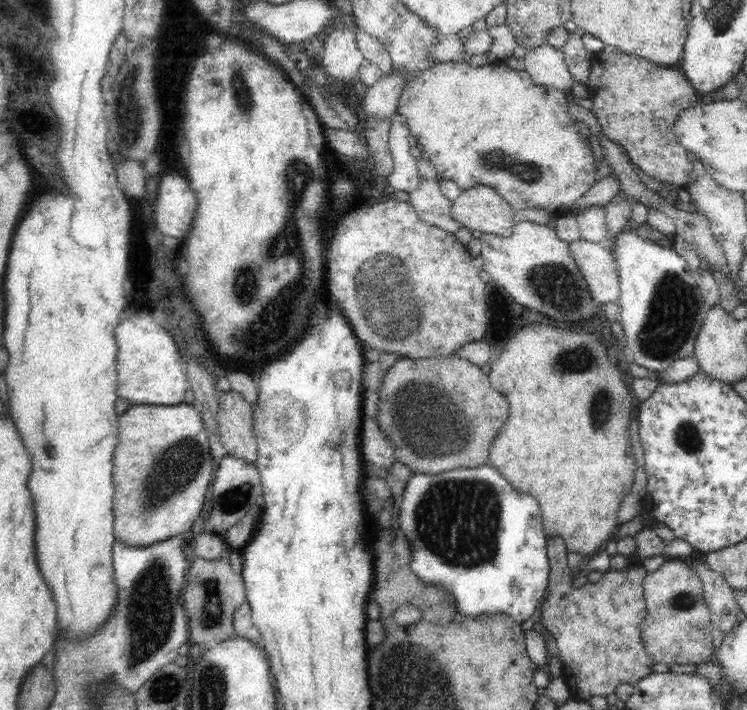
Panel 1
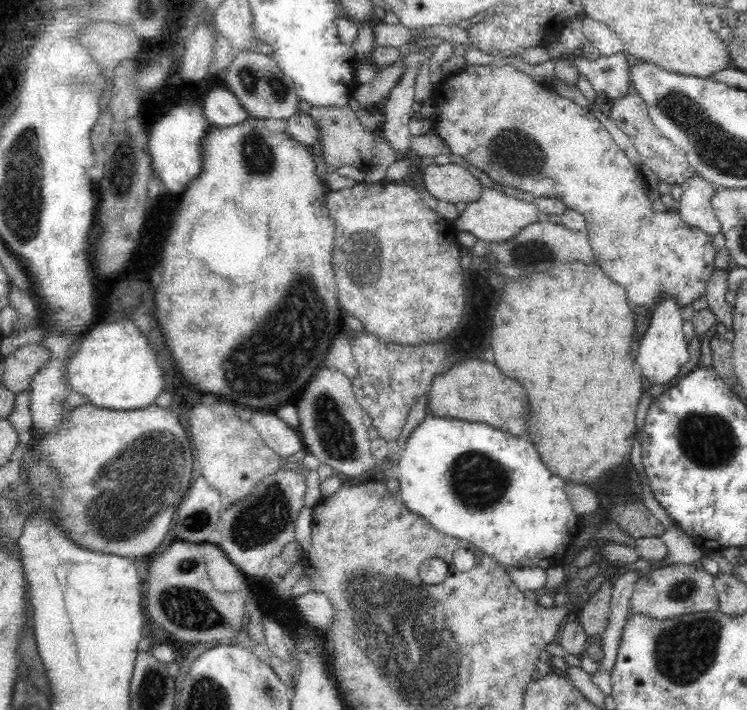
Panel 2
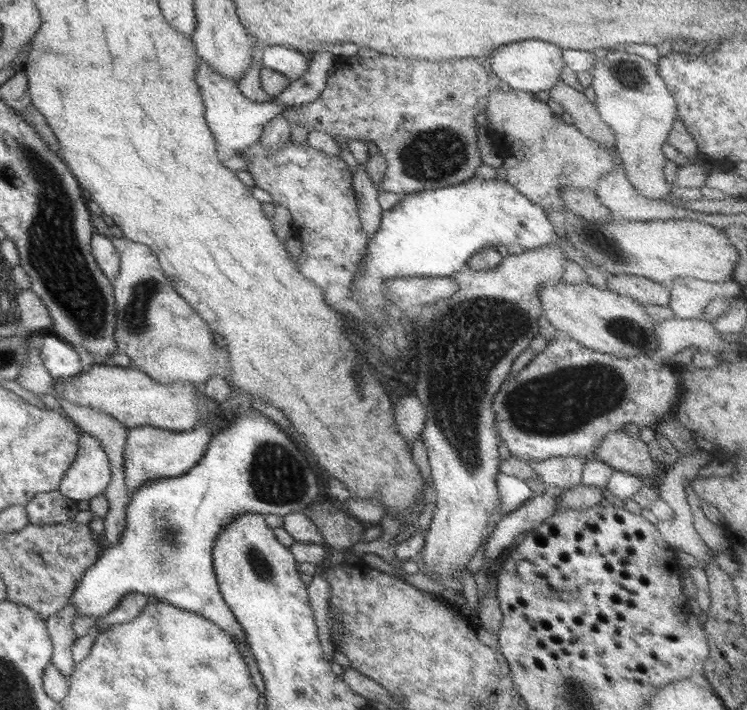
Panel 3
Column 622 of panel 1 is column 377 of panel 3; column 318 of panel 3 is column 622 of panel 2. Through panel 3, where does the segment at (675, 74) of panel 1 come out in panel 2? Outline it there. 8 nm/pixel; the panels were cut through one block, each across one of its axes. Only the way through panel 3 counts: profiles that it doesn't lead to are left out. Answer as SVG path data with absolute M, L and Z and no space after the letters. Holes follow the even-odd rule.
M632 81L629 82L626 94L620 98L612 99L612 107L610 109L611 119L614 120L616 126L623 130L632 141L643 164L648 166L658 180L667 182L668 184L682 184L696 174L695 170L689 165L684 151L674 146L656 127L649 115L649 108L640 96L640 93L634 87Z

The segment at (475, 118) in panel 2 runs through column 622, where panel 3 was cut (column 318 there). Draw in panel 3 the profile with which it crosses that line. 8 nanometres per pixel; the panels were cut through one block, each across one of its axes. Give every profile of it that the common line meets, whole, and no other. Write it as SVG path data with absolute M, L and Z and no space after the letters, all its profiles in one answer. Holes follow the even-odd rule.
M260 142L236 152L248 162L255 186L266 190L273 203L285 206L293 216L295 240L301 241L302 254L296 267L302 277L314 283L324 295L326 305L351 300L360 263L367 252L369 238L364 234L353 175L341 159L326 156L305 142L288 142L279 150L267 150Z

